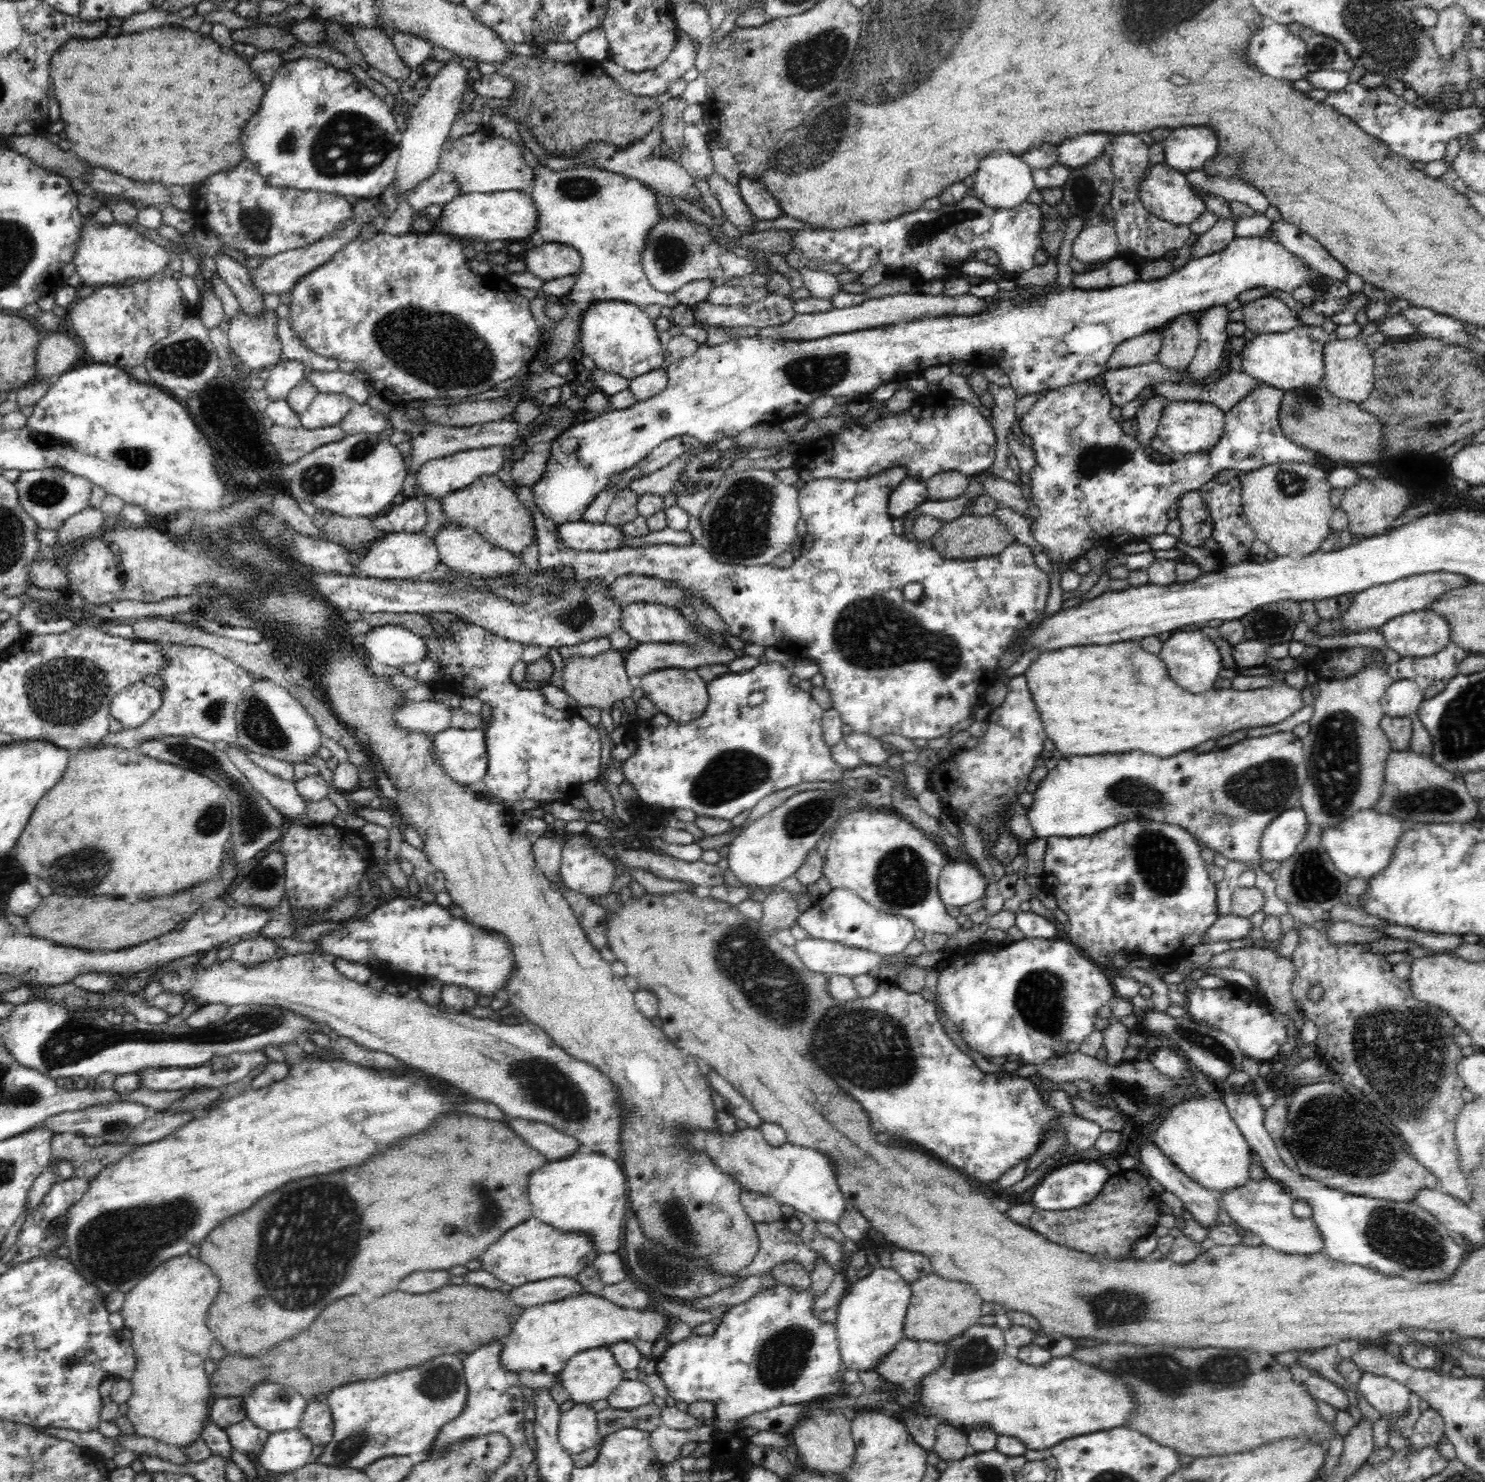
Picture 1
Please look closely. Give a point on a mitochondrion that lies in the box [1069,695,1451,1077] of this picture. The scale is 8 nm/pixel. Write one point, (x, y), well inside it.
(1335, 779)

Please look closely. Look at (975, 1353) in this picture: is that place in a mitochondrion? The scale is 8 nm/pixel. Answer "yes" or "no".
yes

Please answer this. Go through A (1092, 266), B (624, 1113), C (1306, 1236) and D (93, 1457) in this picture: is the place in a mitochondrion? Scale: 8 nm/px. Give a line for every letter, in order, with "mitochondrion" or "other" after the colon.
A: other
B: other
C: other
D: other

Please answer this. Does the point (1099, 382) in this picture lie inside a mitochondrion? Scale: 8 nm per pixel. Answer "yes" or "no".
no

